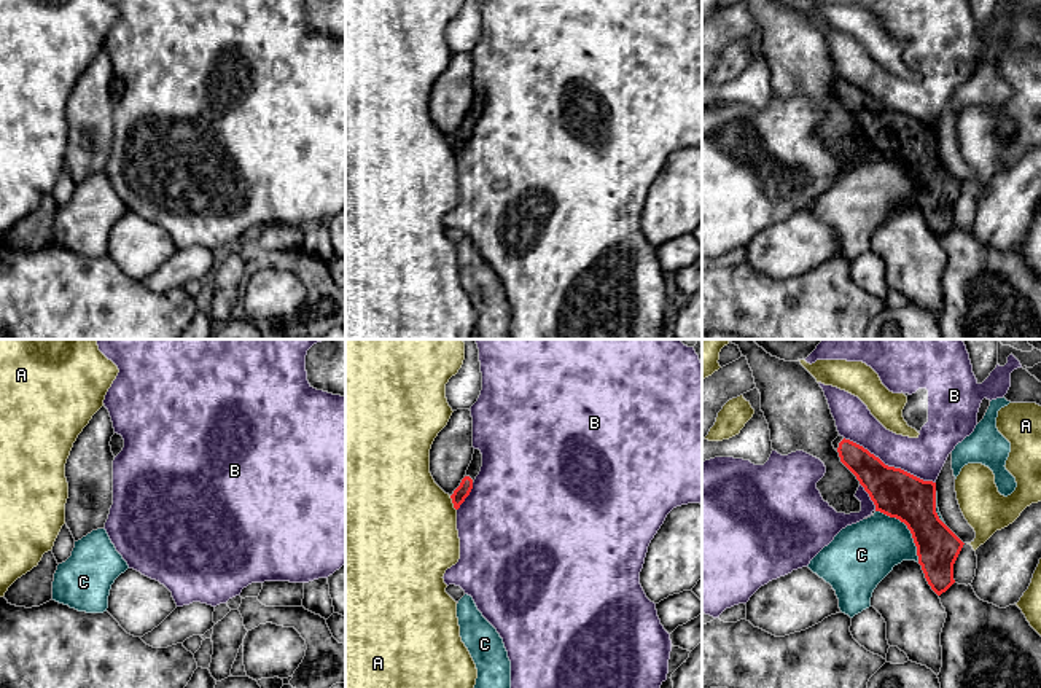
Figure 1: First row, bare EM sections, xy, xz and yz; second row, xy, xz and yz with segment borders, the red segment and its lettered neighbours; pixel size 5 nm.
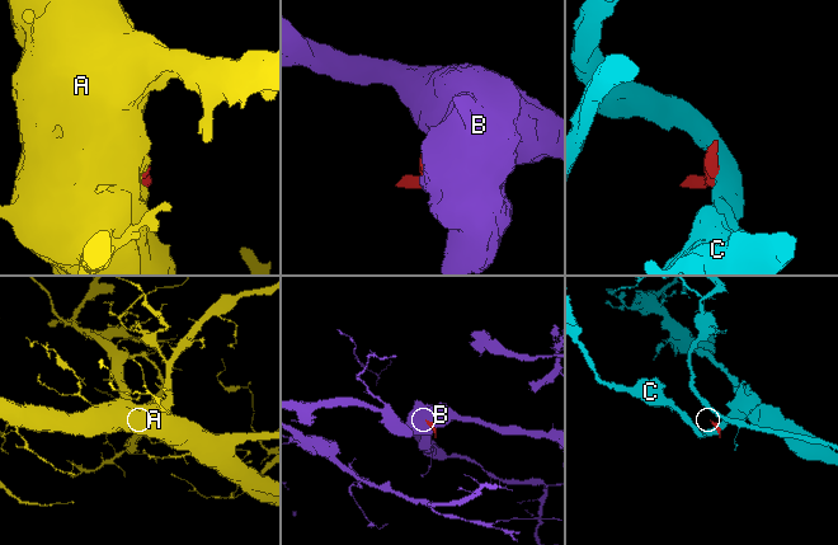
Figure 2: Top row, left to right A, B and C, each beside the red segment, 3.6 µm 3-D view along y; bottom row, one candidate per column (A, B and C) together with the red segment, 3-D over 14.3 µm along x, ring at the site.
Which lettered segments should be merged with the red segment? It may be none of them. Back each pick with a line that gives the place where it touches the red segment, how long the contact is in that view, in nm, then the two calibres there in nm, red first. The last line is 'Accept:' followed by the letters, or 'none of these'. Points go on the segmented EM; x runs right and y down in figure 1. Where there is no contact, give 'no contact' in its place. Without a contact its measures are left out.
Accept: none of these

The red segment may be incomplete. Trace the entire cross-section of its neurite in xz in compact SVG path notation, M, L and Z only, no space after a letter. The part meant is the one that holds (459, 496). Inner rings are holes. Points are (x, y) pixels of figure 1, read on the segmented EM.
M474 449L473 460L466 470L465 478L462 479L460 486L454 491L454 494L450 495L455 510L458 510L460 505L465 502L465 498L470 495L473 489L473 483L481 471L481 467L482 467L482 454L479 449Z

